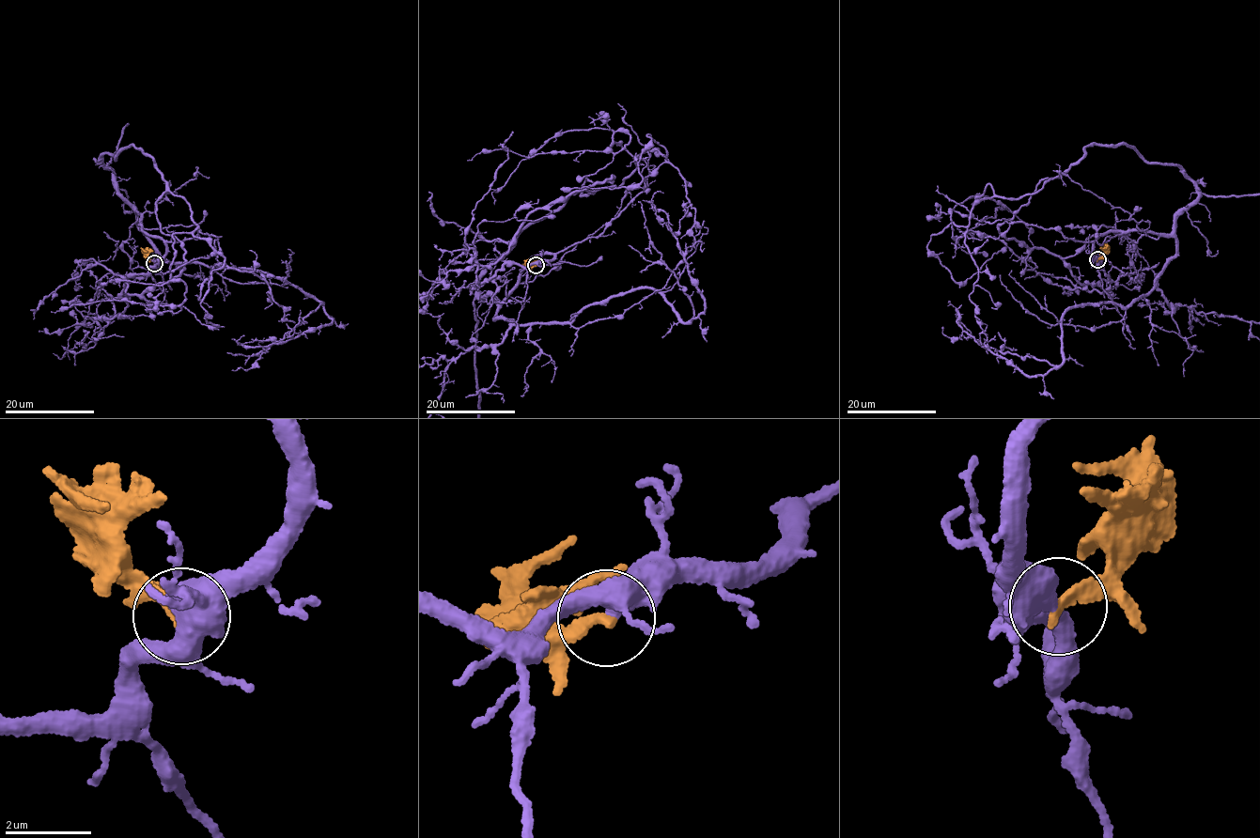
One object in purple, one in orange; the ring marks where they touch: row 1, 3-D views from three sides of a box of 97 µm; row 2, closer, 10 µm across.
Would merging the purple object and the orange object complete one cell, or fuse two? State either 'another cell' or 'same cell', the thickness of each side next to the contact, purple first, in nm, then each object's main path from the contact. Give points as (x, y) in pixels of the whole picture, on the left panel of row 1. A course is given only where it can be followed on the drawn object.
another cell; calibres 440 and 280 nm; course orange (154, 263), (147, 252)

